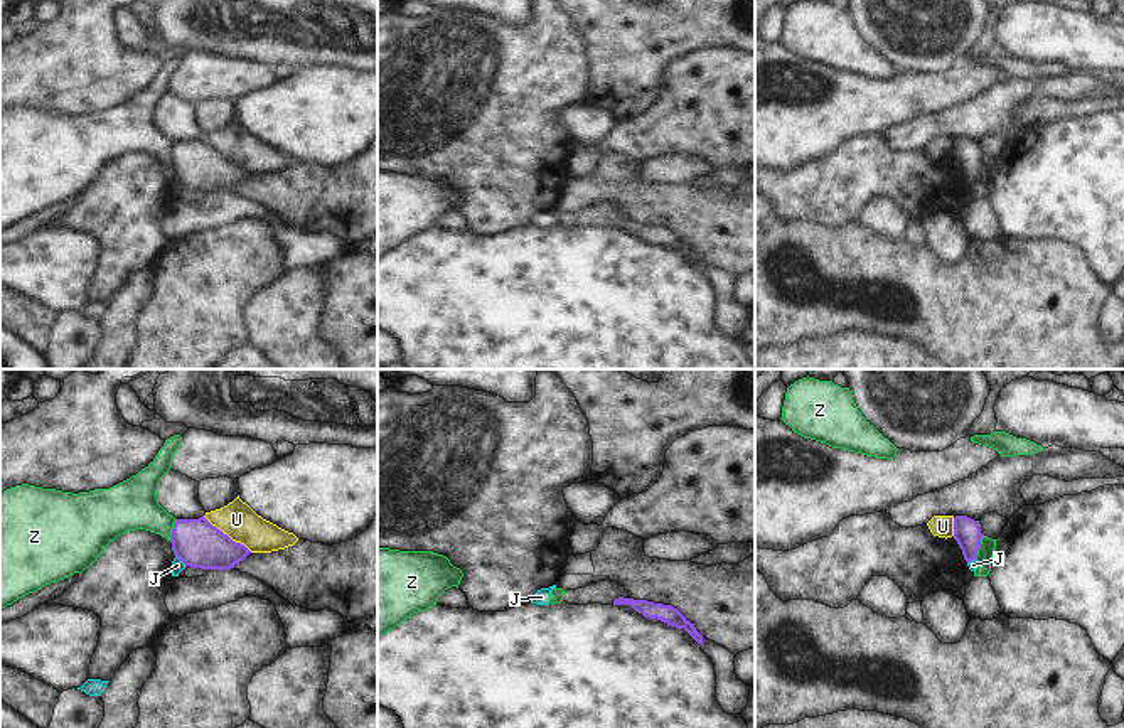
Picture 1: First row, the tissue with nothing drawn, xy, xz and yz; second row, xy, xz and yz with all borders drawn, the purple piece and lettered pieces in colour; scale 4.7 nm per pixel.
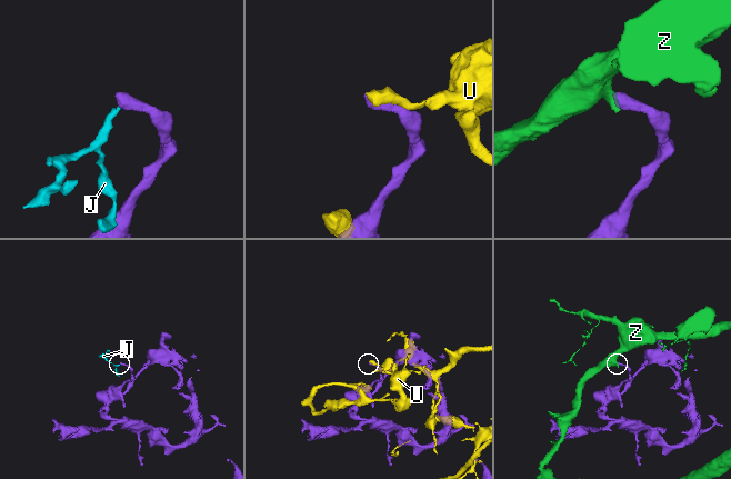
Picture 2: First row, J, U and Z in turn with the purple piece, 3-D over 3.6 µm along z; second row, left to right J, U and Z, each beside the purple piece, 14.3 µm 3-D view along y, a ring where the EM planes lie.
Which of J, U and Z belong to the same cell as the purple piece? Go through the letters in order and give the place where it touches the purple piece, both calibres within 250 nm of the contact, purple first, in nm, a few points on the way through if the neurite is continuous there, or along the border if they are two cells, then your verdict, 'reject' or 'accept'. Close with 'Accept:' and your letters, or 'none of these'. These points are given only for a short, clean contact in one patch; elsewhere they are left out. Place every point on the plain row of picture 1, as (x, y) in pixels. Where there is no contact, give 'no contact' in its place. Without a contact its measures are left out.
J: contact xy (181, 182); calibres 220 and 60 nm; border xy (176, 177), (186, 187); reject
U: contact xy (226, 157); calibres 220 and 170 nm; reject
Z: contact yz (978, 169); calibres 130 and 80 nm; border yz (983, 157), (974, 181); reject
Accept: none of these

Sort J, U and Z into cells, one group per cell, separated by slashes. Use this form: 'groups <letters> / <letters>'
groups J Z / U

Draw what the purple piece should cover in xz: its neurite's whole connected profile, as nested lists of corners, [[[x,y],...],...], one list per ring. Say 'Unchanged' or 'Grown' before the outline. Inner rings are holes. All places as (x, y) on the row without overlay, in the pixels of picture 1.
Unchanged. [[[618,219],[613,228],[630,228],[635,234],[642,236],[645,241],[657,241],[671,249],[684,251],[699,268],[703,266],[703,258],[696,253],[677,231],[672,228],[654,226],[647,222],[634,222]]]

